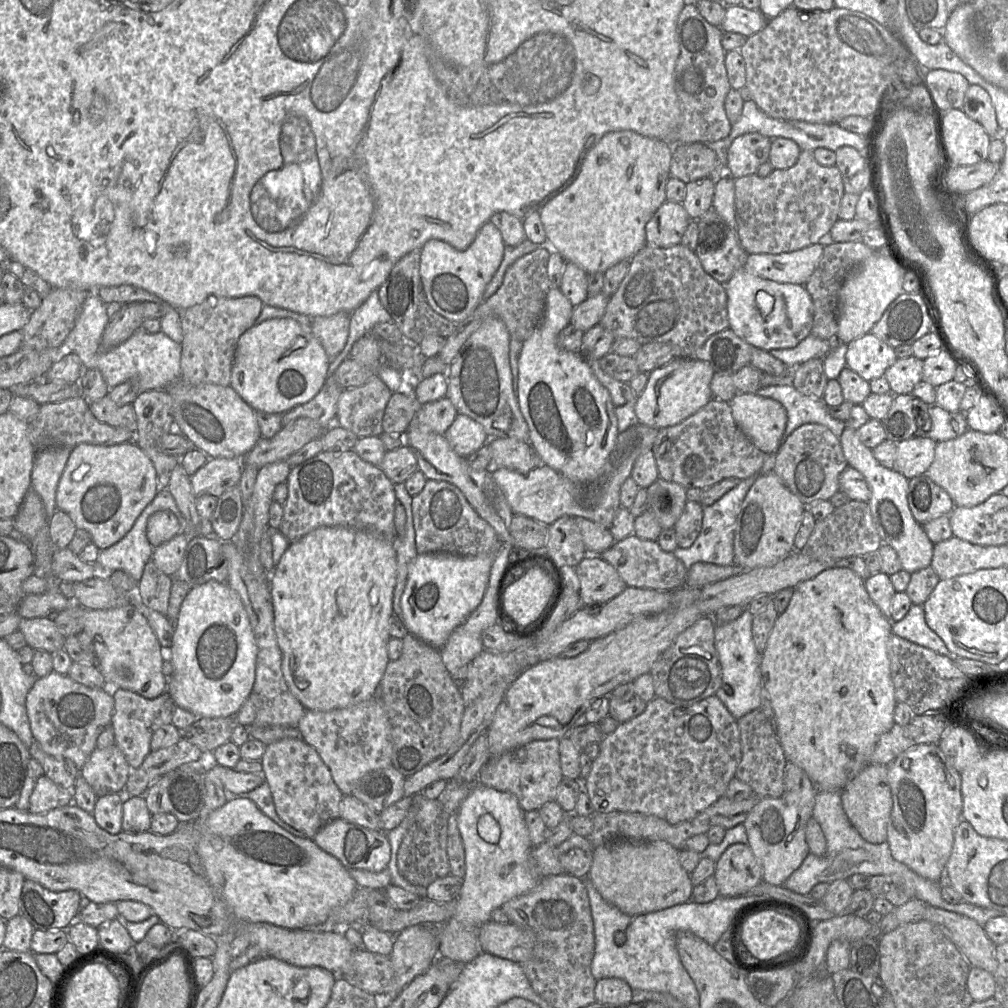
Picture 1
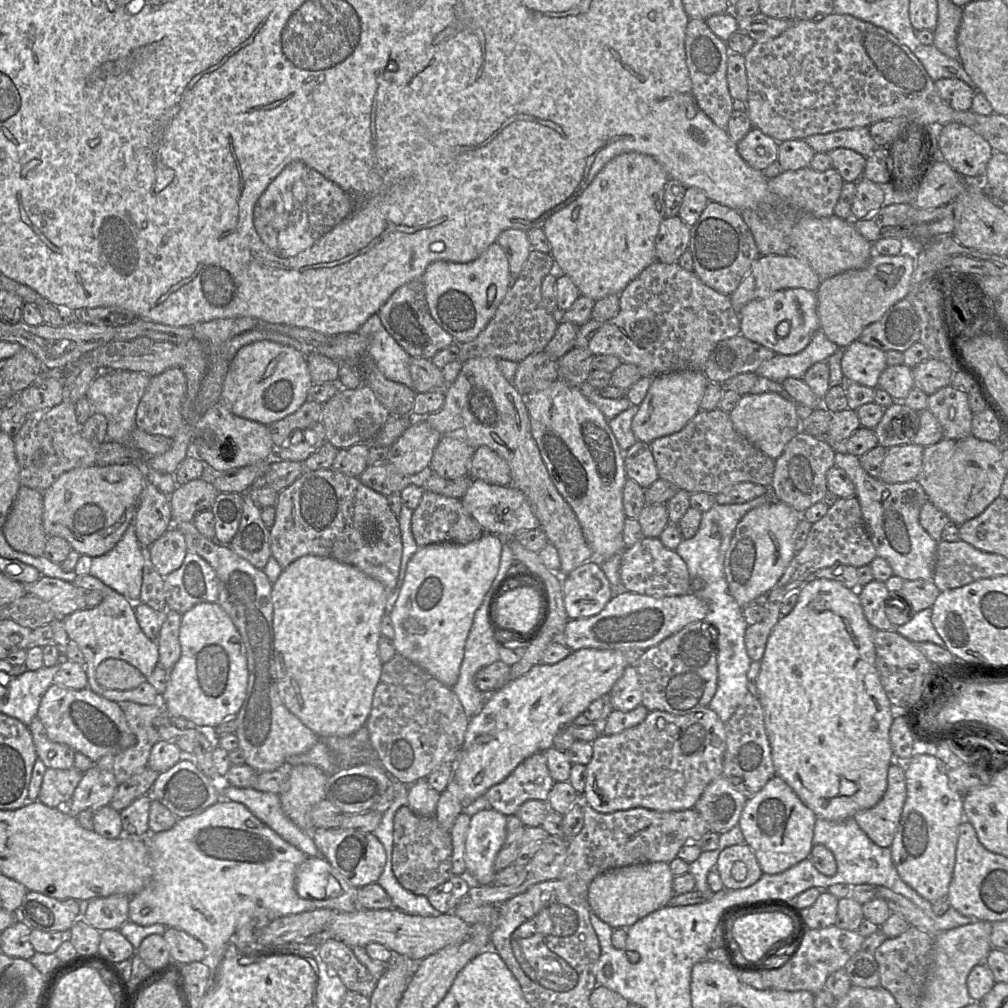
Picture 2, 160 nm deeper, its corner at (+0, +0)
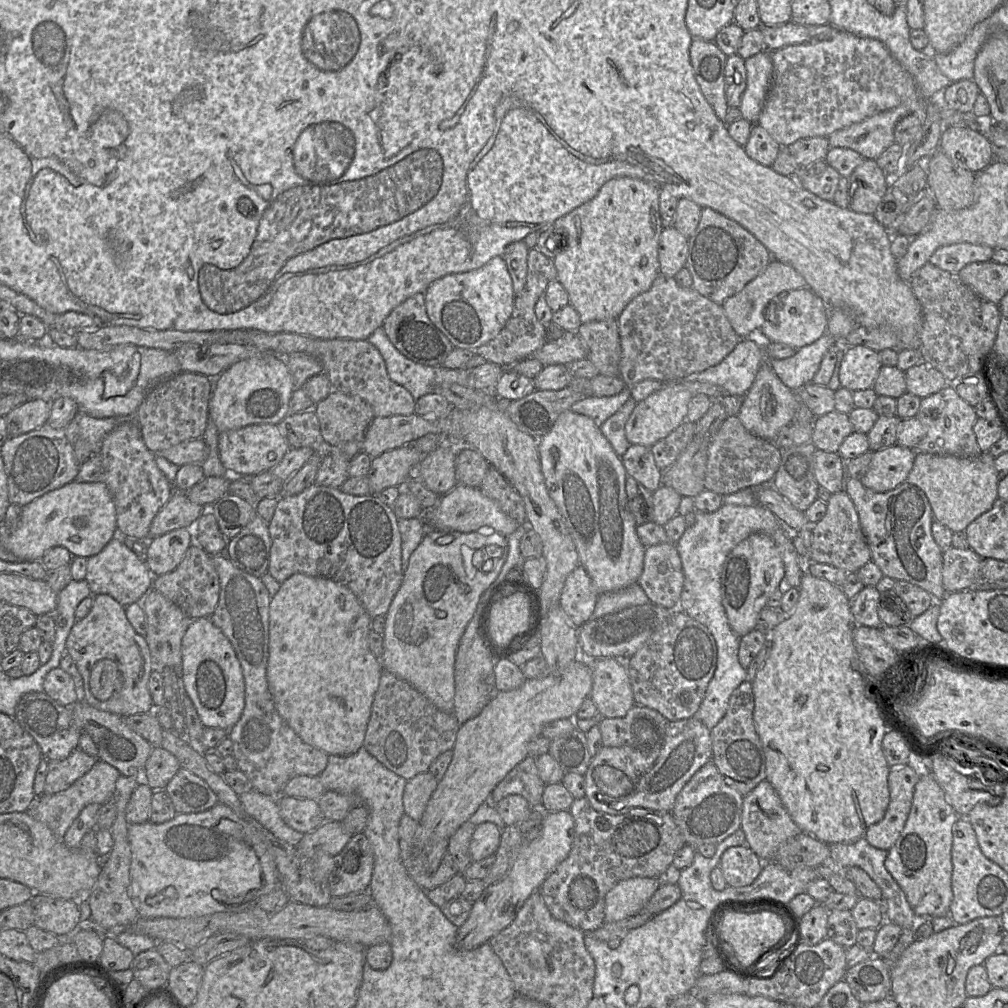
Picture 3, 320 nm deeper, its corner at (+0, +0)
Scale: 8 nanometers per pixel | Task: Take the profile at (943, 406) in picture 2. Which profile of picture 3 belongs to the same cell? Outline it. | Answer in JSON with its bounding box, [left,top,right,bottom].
[914,384,982,457]

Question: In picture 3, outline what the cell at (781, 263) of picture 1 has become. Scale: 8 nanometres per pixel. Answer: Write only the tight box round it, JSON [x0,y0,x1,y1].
[721,259,807,339]

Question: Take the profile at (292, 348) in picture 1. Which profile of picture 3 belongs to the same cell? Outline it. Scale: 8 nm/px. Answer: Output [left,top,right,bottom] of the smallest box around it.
[208,355,293,432]

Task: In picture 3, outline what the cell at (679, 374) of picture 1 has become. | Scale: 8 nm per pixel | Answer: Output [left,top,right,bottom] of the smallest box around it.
[625,381,693,448]

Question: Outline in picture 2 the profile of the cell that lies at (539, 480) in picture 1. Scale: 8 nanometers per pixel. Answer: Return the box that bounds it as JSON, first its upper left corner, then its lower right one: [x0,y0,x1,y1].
[461,479,540,538]

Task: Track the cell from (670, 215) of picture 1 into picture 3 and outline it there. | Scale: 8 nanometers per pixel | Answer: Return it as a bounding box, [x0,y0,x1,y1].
[658,226,688,277]

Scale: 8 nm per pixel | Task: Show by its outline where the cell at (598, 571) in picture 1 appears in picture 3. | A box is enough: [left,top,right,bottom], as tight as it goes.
[559,565,600,628]

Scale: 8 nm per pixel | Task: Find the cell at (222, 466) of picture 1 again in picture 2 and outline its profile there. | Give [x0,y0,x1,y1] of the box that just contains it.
[170,476,219,522]

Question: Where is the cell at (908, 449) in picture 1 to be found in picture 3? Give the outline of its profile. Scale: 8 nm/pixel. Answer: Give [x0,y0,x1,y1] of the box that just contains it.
[860,444,915,492]

